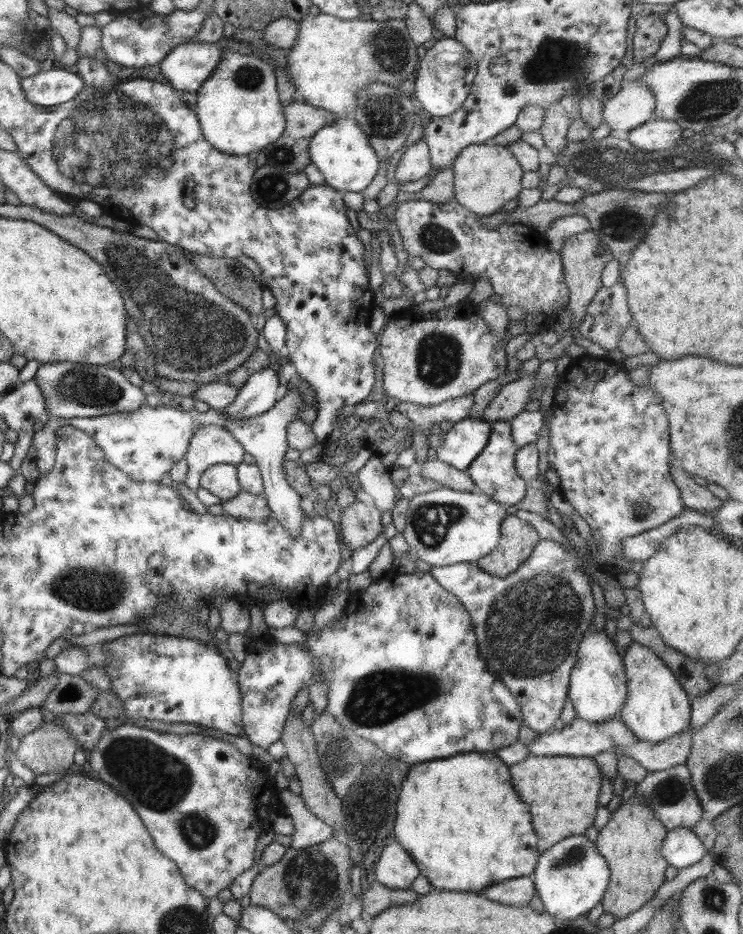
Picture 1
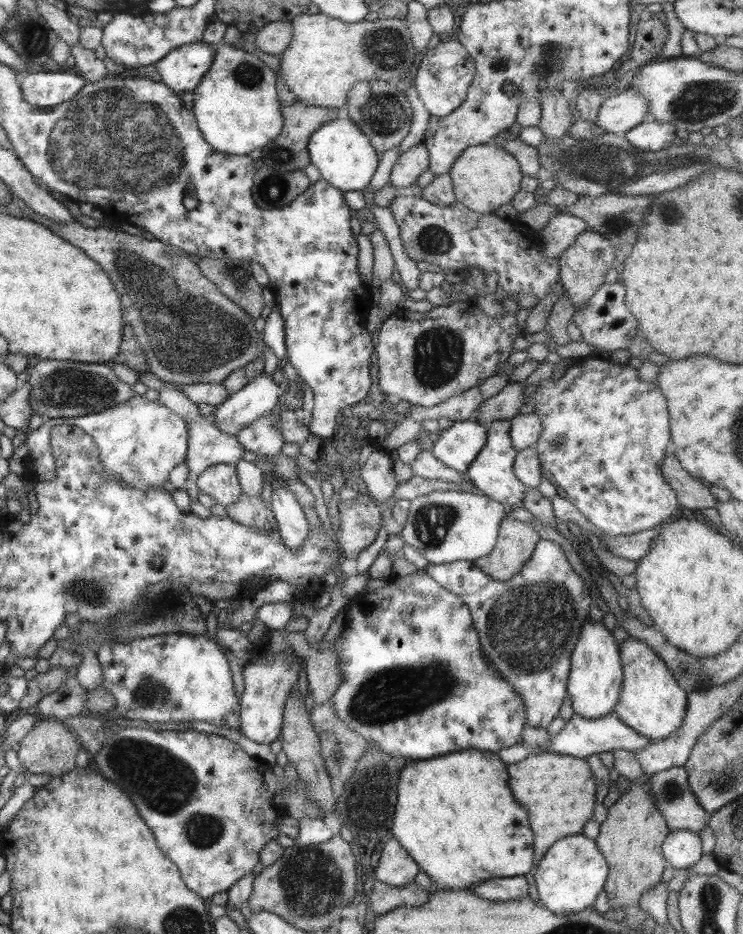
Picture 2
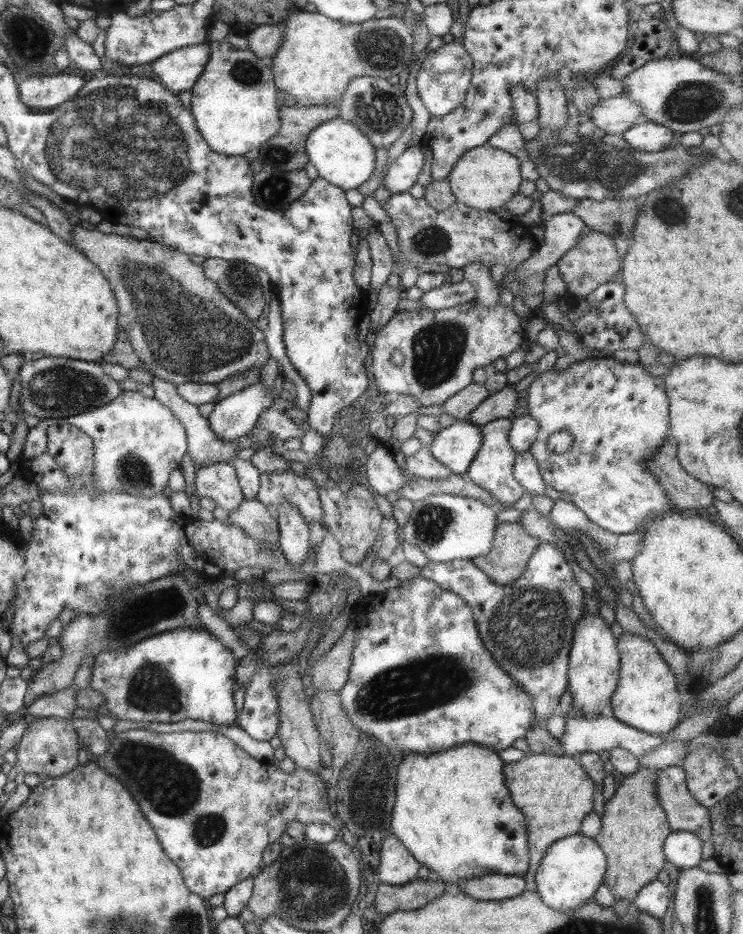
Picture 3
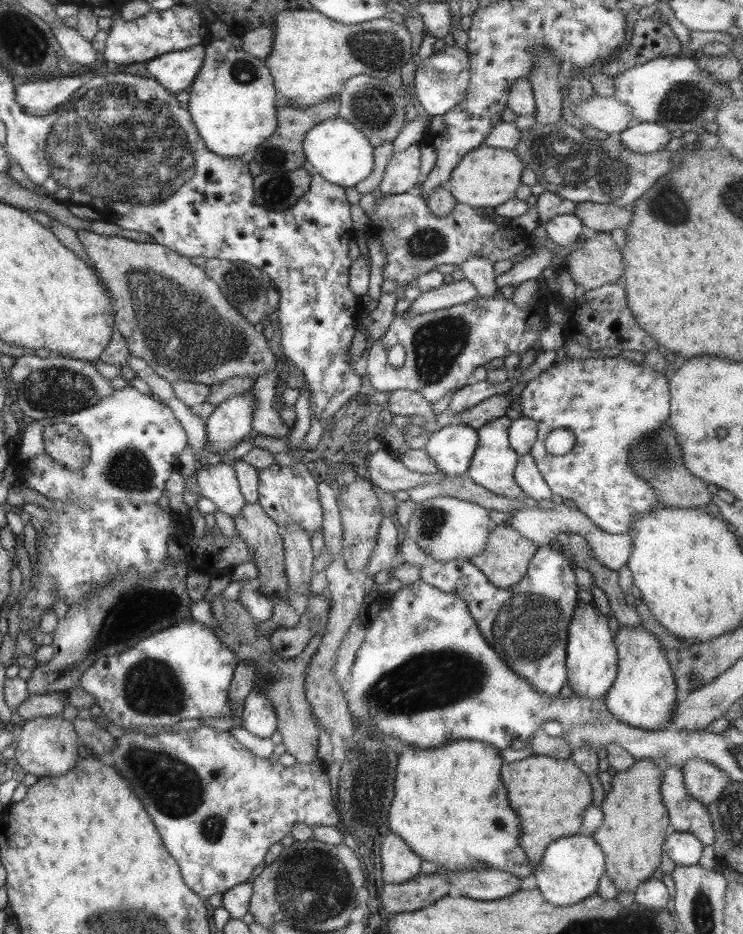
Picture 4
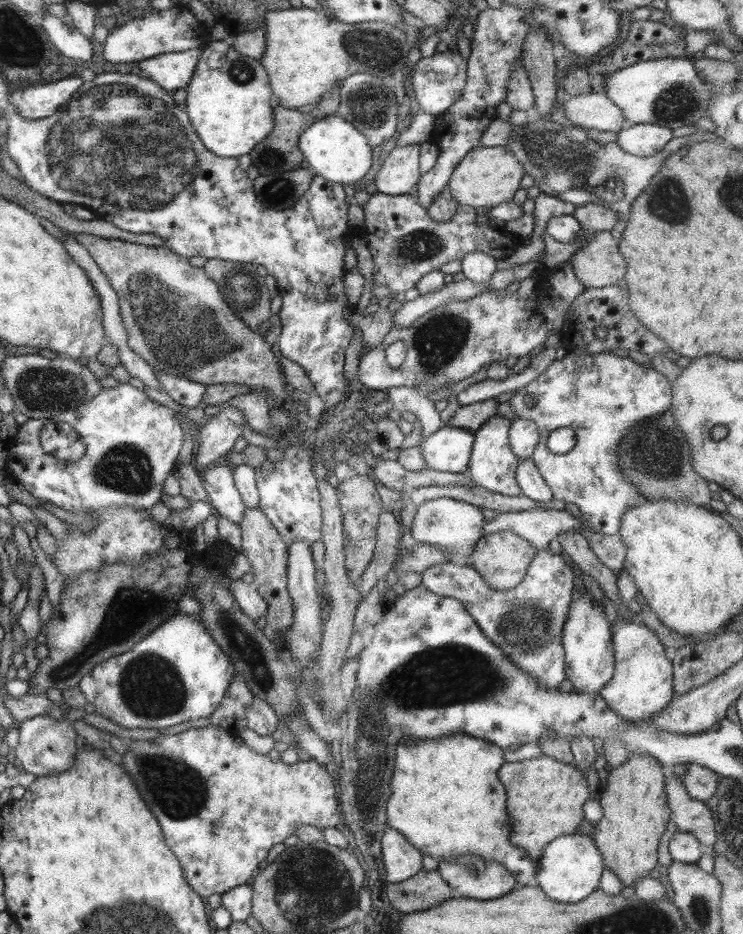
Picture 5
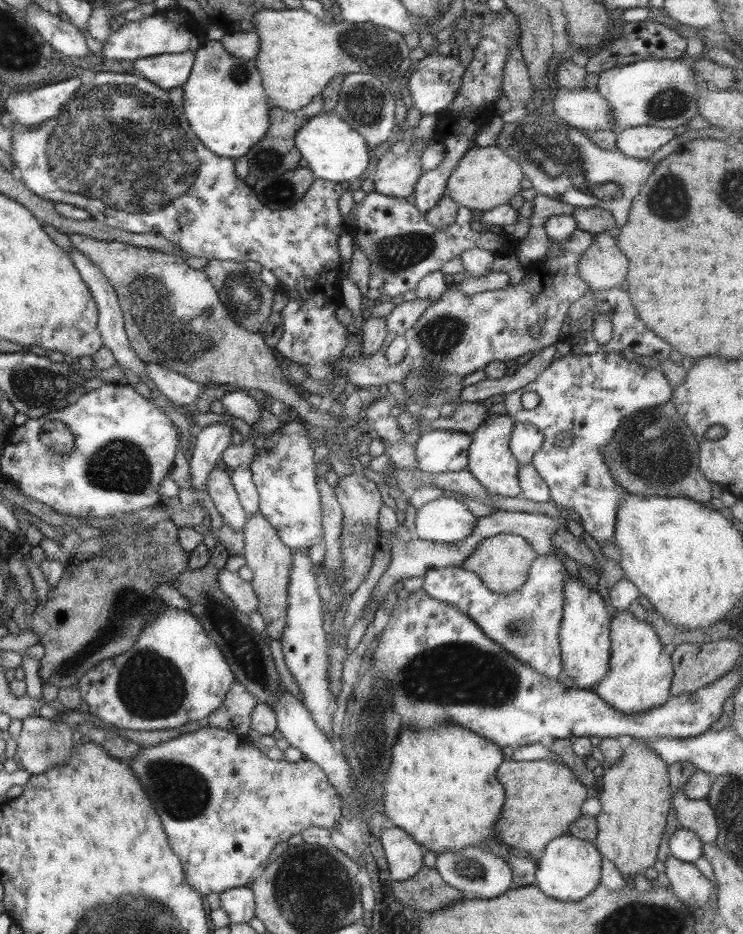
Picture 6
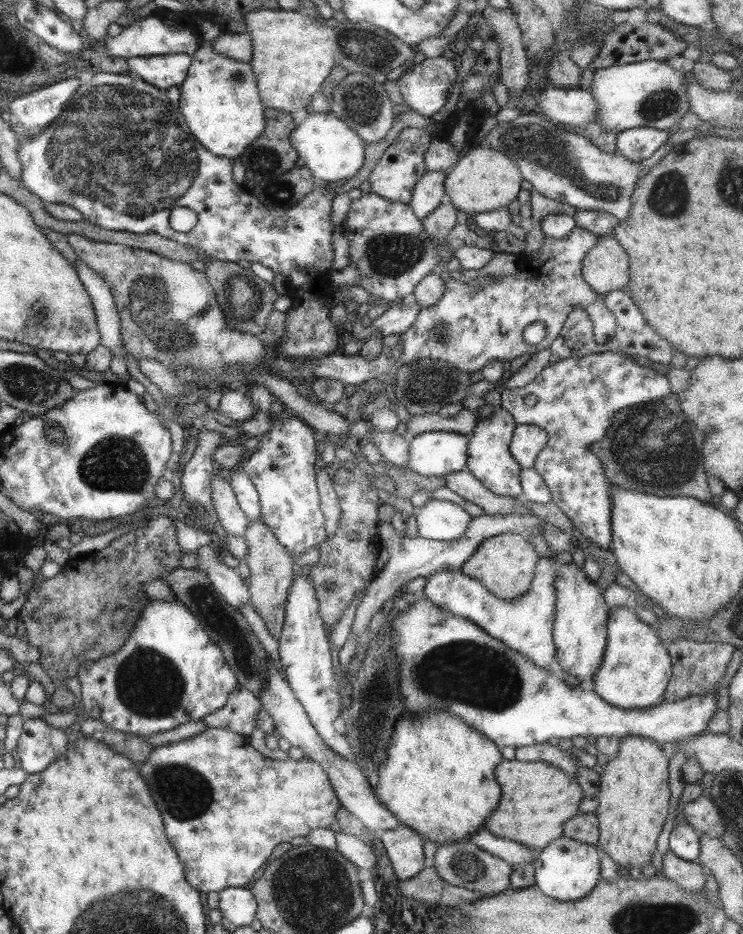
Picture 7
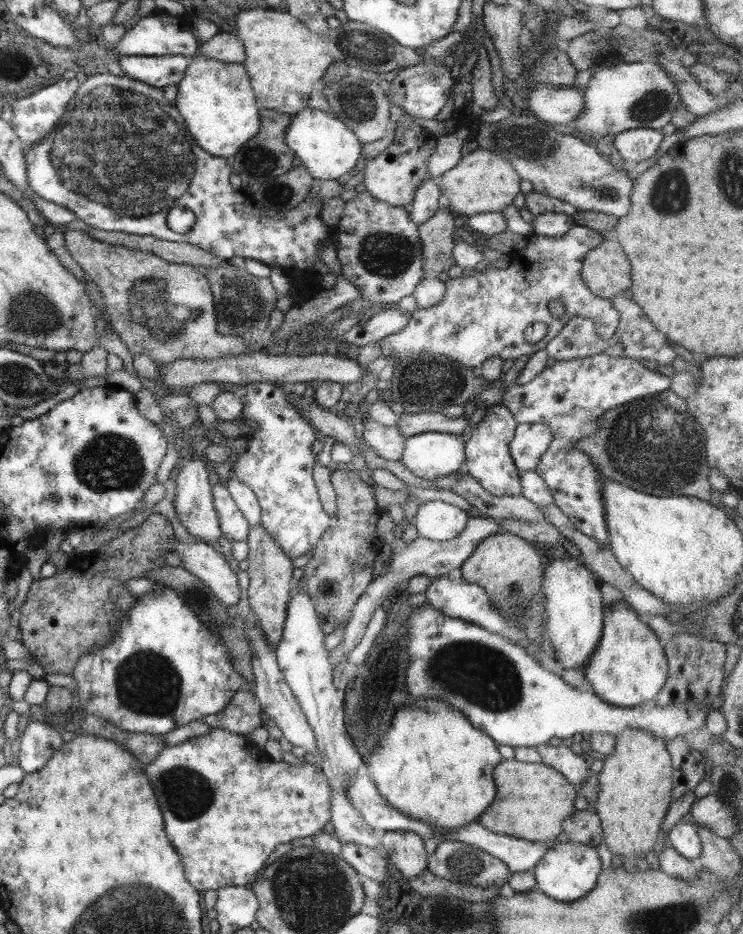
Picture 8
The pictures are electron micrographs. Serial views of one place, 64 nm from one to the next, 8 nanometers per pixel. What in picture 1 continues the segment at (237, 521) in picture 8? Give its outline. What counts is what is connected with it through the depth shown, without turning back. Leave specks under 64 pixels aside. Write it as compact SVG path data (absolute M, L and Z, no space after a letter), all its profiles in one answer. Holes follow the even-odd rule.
M219 464L208 467L200 479L200 487L218 497L221 502L230 501L241 491L237 479L237 465Z

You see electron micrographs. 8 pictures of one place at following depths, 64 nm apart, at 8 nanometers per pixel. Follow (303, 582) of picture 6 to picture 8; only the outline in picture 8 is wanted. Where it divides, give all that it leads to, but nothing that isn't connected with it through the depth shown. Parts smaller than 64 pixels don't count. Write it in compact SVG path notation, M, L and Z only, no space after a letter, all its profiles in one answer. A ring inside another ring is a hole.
M294 589L288 603L282 639L274 652L280 670L294 696L298 699L298 704L304 711L316 736L318 763L323 769L331 789L330 820L334 825L334 835L342 844L356 844L371 850L379 849L381 846L375 829L368 826L362 814L350 804L350 800L345 796L347 782L359 770L363 770L364 765L362 758L353 748L352 740L347 734L342 734L334 724L336 714L344 706L344 699L338 696L338 689L334 687L332 681L332 663L330 663L330 653L324 649L325 638L326 635L322 631L318 615L316 615L314 601L308 598L307 592Z

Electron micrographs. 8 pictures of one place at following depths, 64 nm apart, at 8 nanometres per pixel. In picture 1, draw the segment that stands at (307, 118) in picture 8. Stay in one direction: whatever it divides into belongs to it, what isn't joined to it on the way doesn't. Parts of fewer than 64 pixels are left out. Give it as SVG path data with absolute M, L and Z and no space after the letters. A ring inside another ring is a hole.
M352 116L334 120L316 131L309 144L310 160L324 175L325 182L338 191L361 192L370 186L380 160L364 131Z

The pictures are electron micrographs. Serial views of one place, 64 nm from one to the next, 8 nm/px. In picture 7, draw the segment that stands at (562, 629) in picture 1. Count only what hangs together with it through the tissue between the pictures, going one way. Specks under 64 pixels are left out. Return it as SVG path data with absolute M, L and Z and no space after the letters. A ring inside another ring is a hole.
M540 556L528 593L510 599L510 601L490 593L480 581L476 580L476 577L462 573L462 570L432 573L427 578L423 594L432 603L440 605L442 609L474 622L492 638L498 638L508 648L518 650L520 654L528 656L536 666L547 671L556 657L556 645L552 639L553 615L556 612L556 589L552 582L556 578L554 574L556 574L557 566L556 560Z

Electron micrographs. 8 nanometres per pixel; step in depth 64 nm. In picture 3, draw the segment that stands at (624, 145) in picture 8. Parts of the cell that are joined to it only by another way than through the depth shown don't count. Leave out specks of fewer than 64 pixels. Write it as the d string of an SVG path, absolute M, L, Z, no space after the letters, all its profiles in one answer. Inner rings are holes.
M641 120L626 130L622 137L633 149L654 153L668 149L675 138L675 133L666 125Z

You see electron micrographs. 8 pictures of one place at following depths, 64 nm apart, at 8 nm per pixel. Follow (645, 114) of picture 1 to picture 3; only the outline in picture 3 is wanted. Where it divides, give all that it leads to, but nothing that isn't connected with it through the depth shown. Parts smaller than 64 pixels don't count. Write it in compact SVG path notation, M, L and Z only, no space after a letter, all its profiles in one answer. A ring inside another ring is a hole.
M616 95L607 99L601 99L589 118L599 129L608 135L621 135L636 122L641 121L641 108L636 101L626 97L626 95Z

